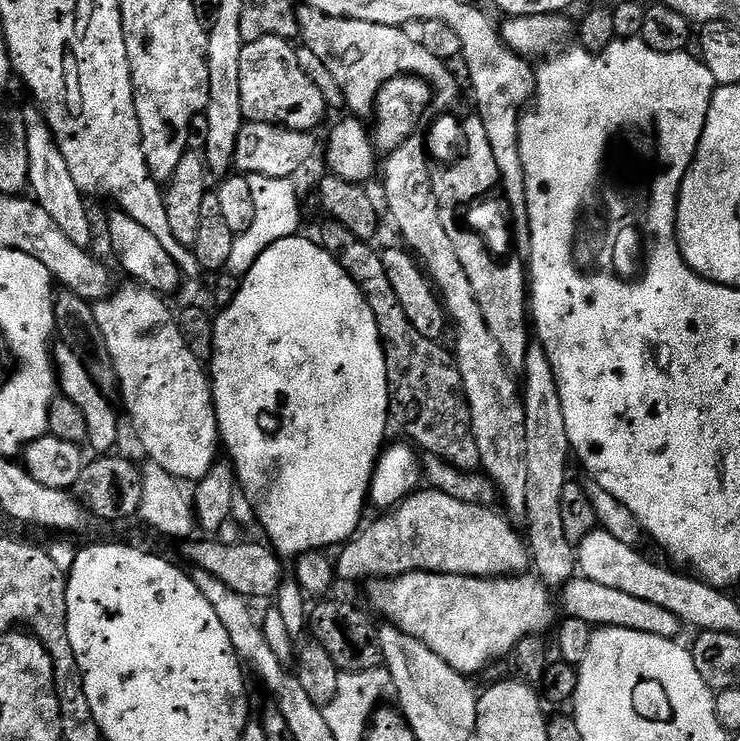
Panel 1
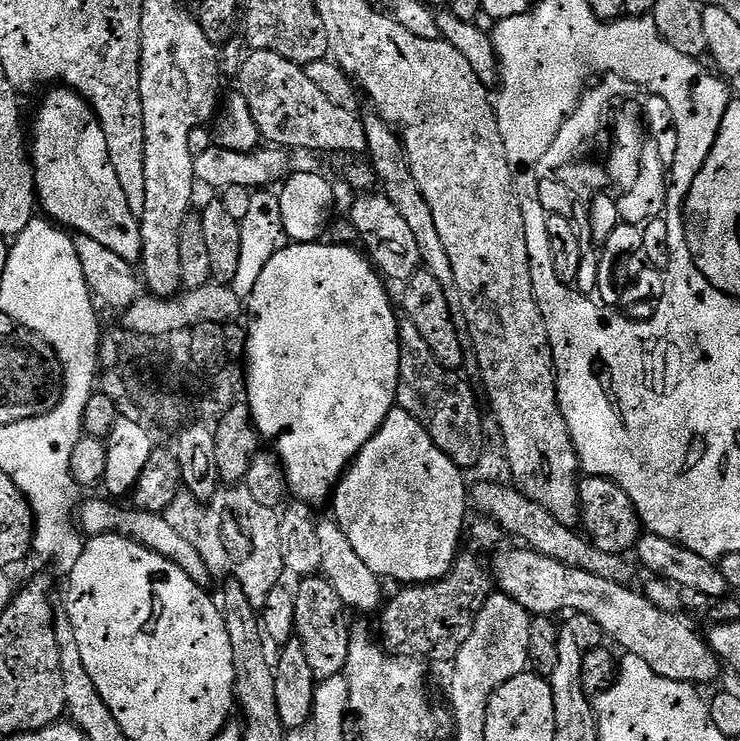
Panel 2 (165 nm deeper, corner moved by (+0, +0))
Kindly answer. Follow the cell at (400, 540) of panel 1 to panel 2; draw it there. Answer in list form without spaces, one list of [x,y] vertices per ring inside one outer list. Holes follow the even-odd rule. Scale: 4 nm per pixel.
[[[516,546],[516,549],[513,552],[508,552],[502,554],[503,552],[497,553],[498,555],[493,564],[490,564],[492,571],[492,576],[499,591],[502,591],[507,594],[508,597],[513,598],[514,601],[518,602],[523,609],[531,613],[533,616],[554,616],[557,615],[556,612],[573,612],[577,615],[590,617],[600,626],[602,626],[604,633],[607,637],[616,638],[617,642],[624,648],[624,652],[629,655],[634,655],[636,657],[642,658],[643,661],[646,661],[652,670],[660,677],[670,678],[671,681],[682,681],[684,683],[691,684],[693,686],[701,686],[700,684],[708,684],[714,681],[720,674],[720,667],[722,667],[722,662],[719,656],[713,652],[712,648],[709,647],[707,639],[700,633],[700,635],[684,620],[682,616],[677,613],[668,612],[662,610],[660,607],[654,606],[652,602],[647,598],[645,593],[636,592],[637,589],[630,587],[629,585],[620,584],[616,582],[607,581],[606,578],[595,577],[594,574],[589,571],[578,570],[574,567],[568,567],[564,563],[558,562],[556,559],[550,558],[548,555],[538,554],[536,551],[526,547],[526,546]]]

